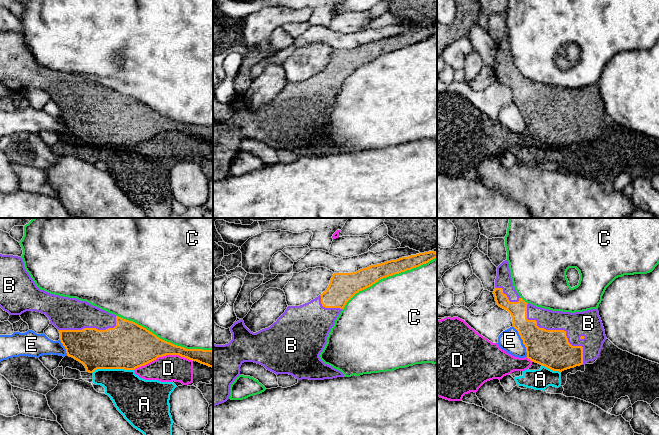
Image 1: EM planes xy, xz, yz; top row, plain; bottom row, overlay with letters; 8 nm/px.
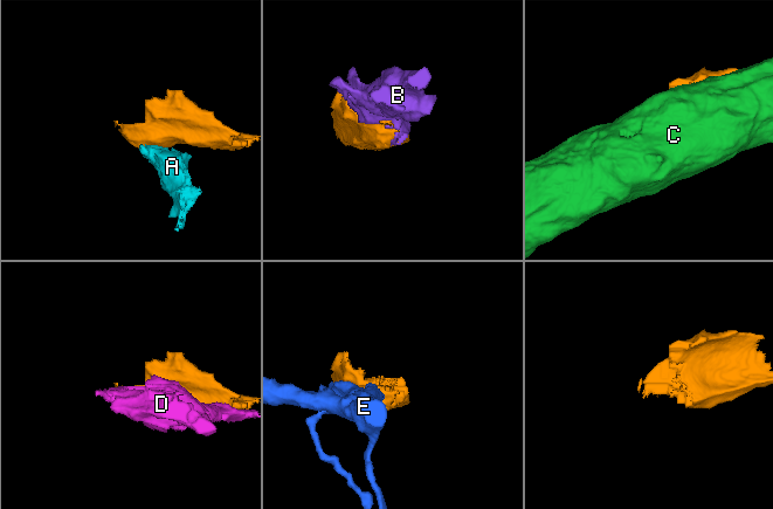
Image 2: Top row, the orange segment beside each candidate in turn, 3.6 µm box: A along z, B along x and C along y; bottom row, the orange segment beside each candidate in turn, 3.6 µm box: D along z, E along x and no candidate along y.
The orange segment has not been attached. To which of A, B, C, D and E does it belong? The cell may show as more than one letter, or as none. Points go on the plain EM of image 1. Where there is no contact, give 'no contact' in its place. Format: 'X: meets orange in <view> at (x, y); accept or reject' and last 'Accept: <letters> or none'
A: meets orange in xy at (112, 144); reject
B: meets orange in yz at (557, 106); accept
C: meets orange in xz at (388, 52); reject
D: meets orange in xy at (163, 131); reject
E: meets orange in yz at (523, 117); reject
Accept: B

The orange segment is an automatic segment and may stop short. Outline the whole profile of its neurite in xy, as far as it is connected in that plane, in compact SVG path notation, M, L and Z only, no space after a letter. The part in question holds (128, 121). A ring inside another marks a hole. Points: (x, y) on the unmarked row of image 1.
M0 30L0 83L10 91L21 91L26 87L36 87L45 90L49 94L50 99L59 106L60 117L66 125L67 132L82 139L86 144L86 148L89 149L93 149L97 145L135 146L156 136L158 133L166 131L179 131L213 144L213 126L186 125L174 121L160 115L137 99L111 90L86 77L50 70L39 65L26 47L23 35L18 32Z

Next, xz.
M434 27L419 29L381 40L371 41L352 49L334 49L328 64L321 71L300 82L288 82L285 88L270 103L256 109L251 108L243 95L230 103L232 116L225 121L213 119L213 182L226 178L230 162L240 151L244 138L254 138L278 150L289 150L298 156L324 156L344 153L344 150L325 140L319 133L323 127L331 104L346 79L359 67L379 56L419 43L437 34Z

